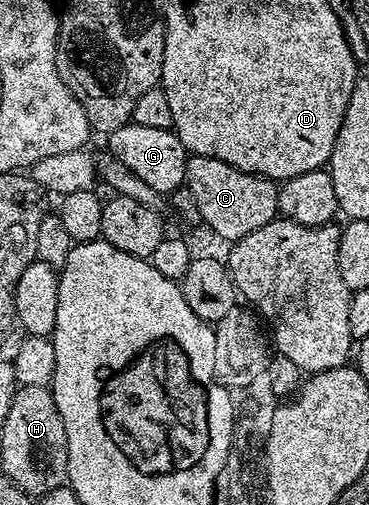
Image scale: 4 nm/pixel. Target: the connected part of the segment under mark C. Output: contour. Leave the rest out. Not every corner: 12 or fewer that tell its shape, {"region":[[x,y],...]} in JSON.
{"region":[[187,155],[200,221],[233,242],[279,215],[279,185]]}

